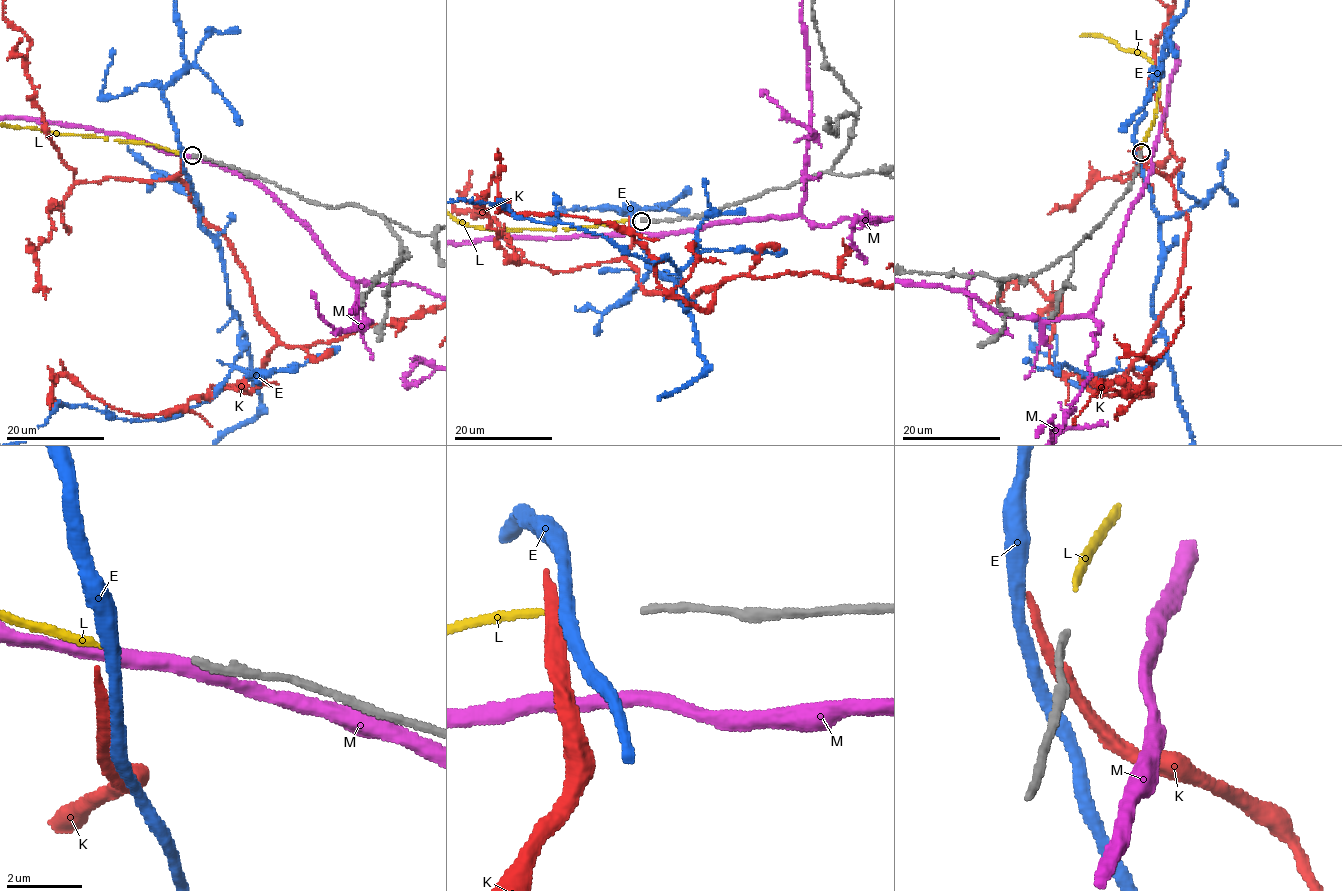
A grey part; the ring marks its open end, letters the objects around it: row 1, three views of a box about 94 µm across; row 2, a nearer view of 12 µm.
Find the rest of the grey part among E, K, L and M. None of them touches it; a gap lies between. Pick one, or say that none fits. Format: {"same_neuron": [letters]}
{"same_neuron": ["L"]}

